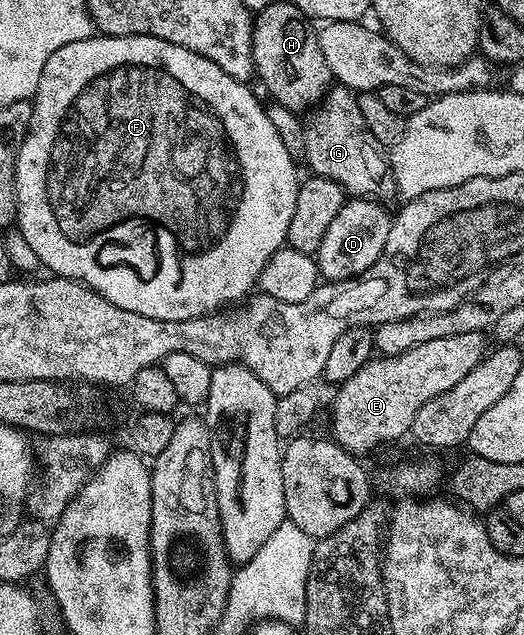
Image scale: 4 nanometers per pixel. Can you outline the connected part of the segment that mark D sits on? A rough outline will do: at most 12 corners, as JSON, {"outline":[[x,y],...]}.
{"outline":[[351,197],[316,255],[325,281],[356,278],[388,240],[391,211]]}

